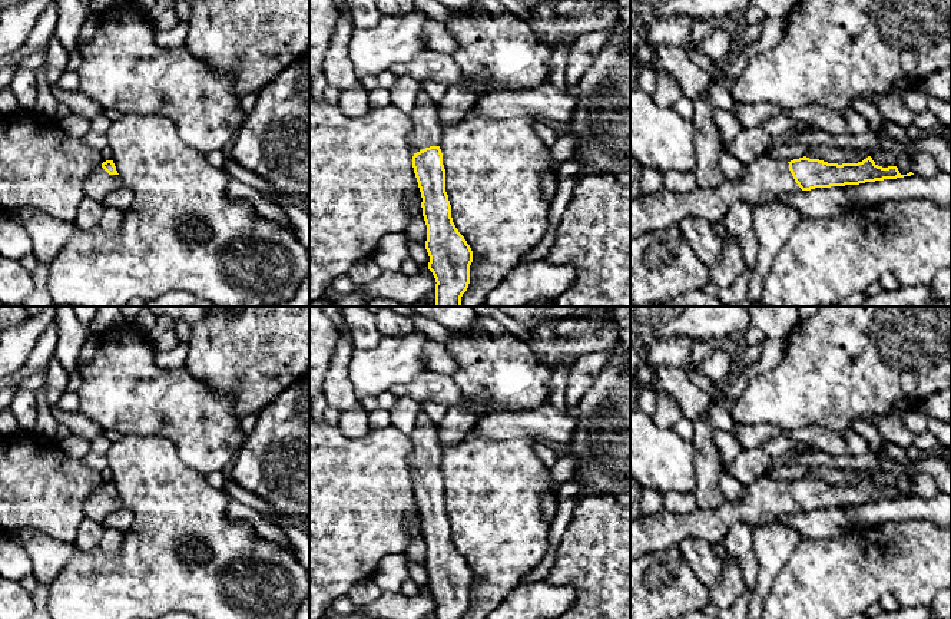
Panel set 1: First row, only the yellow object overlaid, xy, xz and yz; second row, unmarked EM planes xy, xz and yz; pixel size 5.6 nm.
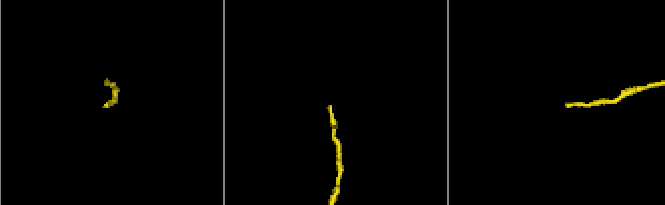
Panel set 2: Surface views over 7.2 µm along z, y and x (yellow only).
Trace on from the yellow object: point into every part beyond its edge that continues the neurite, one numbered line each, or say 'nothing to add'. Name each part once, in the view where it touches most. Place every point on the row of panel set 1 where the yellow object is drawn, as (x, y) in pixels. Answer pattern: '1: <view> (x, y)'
1: yz (764, 181)

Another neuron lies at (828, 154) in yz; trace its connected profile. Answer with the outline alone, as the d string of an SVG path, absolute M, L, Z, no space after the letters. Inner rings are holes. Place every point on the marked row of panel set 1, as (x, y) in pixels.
M812 145L806 158L819 159L828 163L858 163L871 156L871 150L865 148L838 148L826 145Z

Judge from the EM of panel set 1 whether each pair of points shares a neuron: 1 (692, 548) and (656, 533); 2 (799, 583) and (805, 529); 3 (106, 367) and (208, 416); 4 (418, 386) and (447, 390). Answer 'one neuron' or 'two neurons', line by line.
1: two neurons
2: two neurons
3: one neuron
4: one neuron

